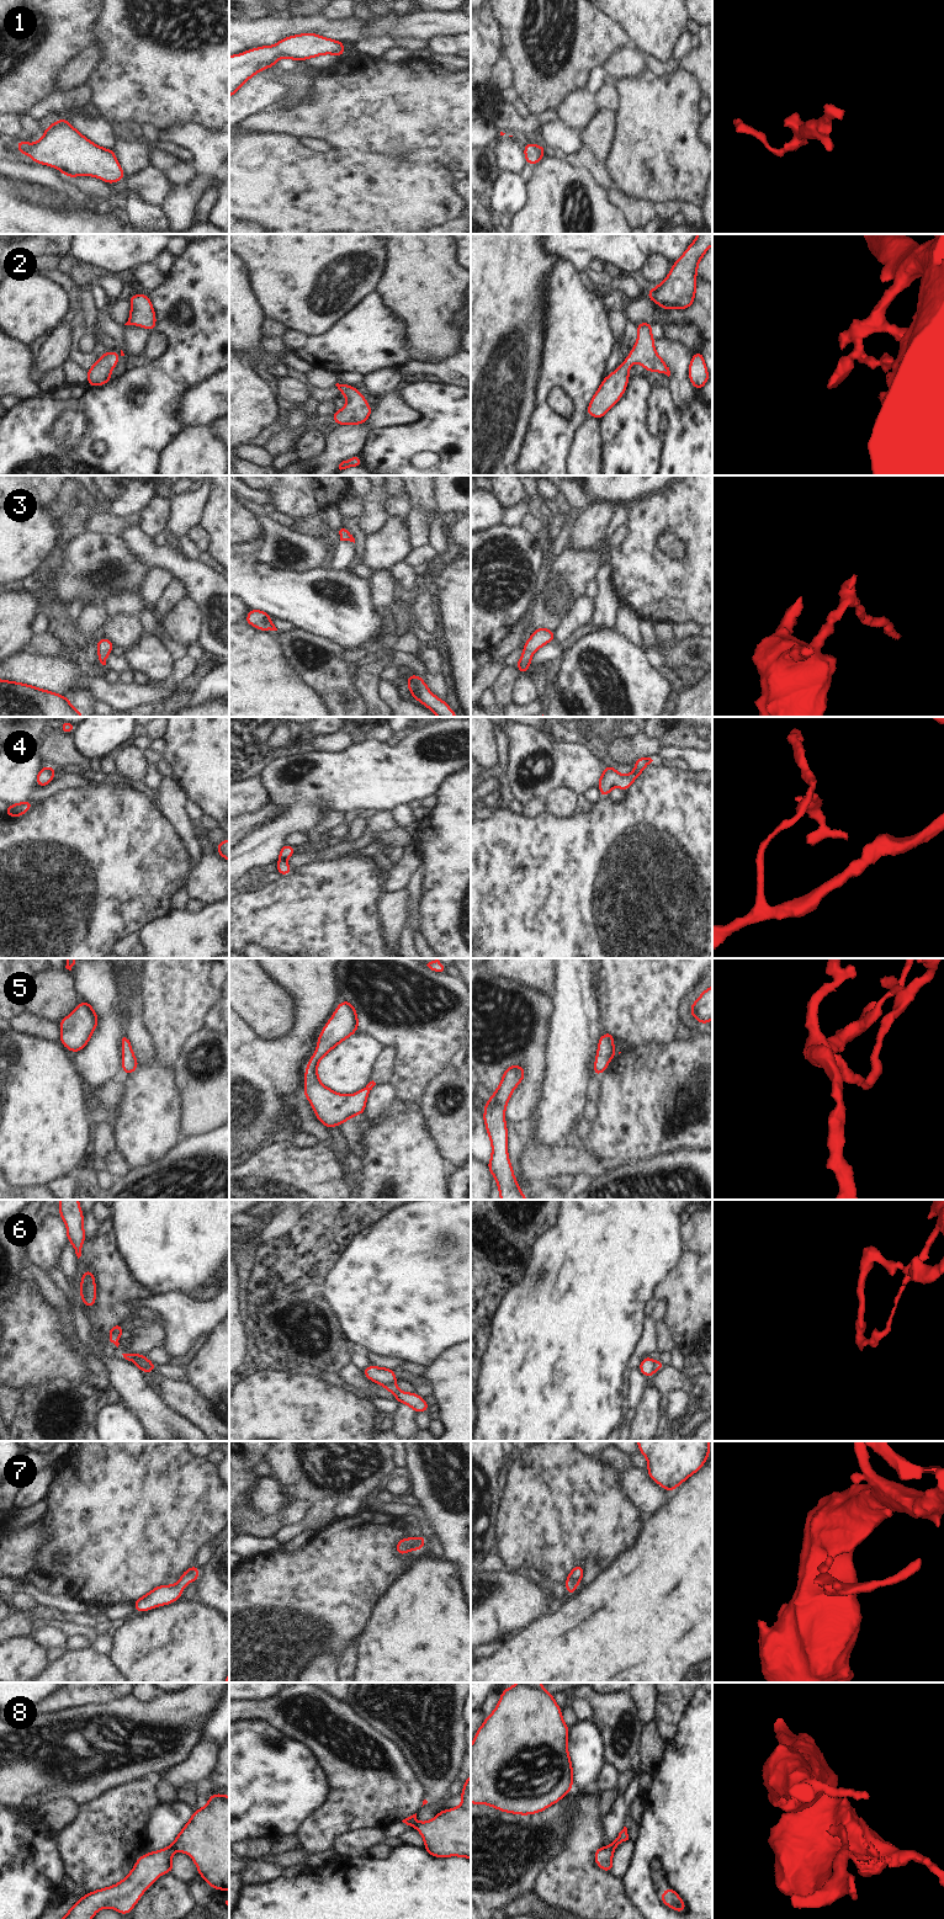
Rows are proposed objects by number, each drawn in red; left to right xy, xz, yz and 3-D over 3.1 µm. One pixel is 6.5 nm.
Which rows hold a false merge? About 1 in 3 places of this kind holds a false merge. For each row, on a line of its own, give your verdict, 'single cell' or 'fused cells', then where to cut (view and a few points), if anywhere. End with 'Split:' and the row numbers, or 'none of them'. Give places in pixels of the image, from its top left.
1: single cell | no cut
2: single cell | no cut
3: single cell | no cut
4: single cell | no cut
5: single cell | no cut
6: fused cells | xy (150, 1362), (141, 1370)
7: single cell | no cut
8: fused cells | yz (610, 1843), (614, 1849)
Split: 6, 8

